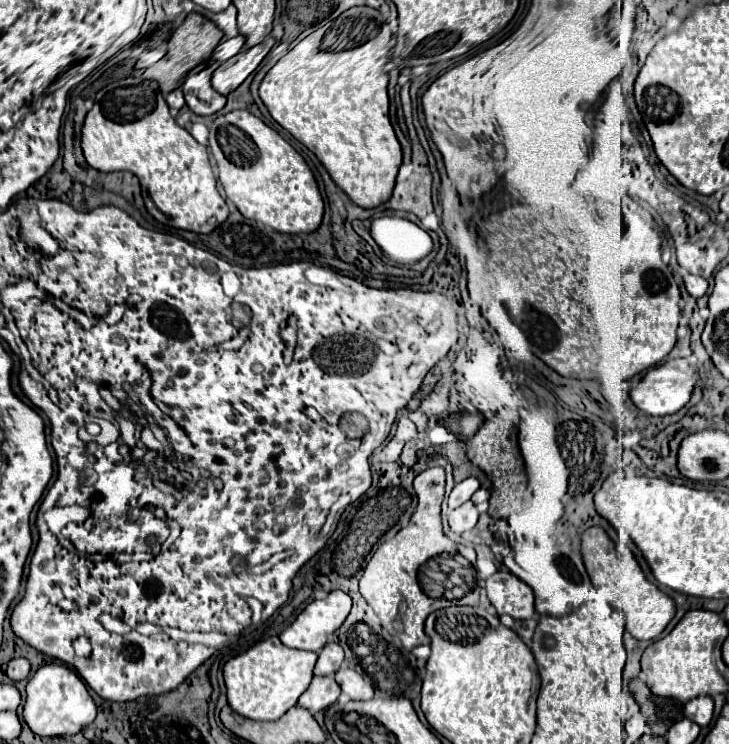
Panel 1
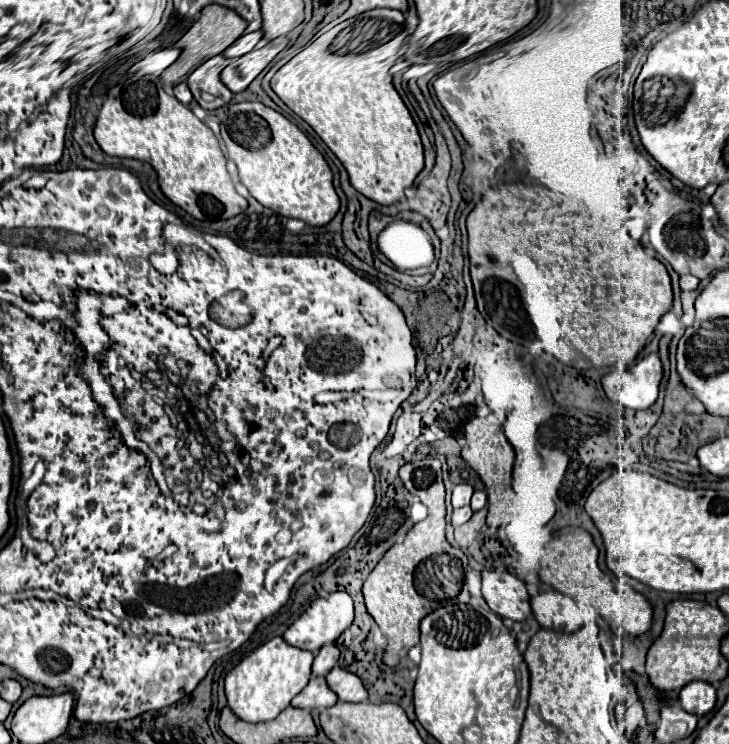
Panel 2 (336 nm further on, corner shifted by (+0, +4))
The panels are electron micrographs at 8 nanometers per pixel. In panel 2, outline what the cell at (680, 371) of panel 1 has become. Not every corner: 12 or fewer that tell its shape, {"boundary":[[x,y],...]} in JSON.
{"boundary":[[650,353],[630,367],[612,369],[602,387],[628,409],[658,399],[660,357]]}

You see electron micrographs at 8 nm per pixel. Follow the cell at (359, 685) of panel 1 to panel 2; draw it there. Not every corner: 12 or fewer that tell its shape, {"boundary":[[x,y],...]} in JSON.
{"boundary":[[334,667],[326,681],[340,701],[366,701],[362,679]]}

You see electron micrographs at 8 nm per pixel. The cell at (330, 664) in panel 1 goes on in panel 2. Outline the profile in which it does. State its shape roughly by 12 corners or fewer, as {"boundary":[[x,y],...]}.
{"boundary":[[324,645],[314,659],[312,675],[328,675],[338,663],[336,645]]}

